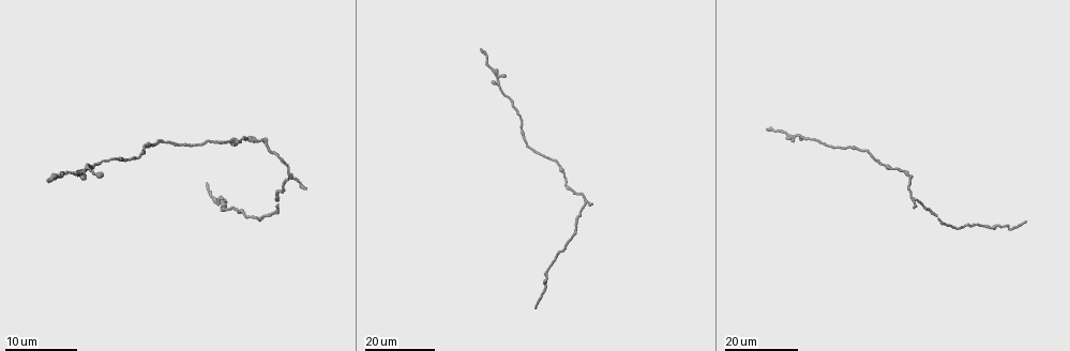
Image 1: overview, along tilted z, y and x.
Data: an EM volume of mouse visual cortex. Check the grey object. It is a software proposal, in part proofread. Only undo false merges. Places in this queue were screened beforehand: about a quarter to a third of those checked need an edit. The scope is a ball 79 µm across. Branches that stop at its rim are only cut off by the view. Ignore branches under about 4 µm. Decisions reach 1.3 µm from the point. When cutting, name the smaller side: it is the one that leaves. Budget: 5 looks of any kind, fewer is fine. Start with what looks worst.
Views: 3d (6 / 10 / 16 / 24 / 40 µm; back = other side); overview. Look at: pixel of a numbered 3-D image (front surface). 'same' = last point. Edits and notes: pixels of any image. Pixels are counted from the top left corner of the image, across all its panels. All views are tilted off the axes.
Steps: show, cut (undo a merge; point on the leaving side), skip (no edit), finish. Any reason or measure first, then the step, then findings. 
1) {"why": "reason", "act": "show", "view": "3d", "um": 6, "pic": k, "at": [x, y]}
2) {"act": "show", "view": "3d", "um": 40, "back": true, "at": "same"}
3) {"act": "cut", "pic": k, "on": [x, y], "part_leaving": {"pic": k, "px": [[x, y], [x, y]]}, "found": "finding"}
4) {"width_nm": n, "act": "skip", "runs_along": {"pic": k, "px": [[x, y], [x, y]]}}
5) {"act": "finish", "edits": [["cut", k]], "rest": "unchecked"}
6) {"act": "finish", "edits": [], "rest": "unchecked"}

{"act": "show", "view": "3d", "um": 24, "pic": 1, "at": [564, 182]}

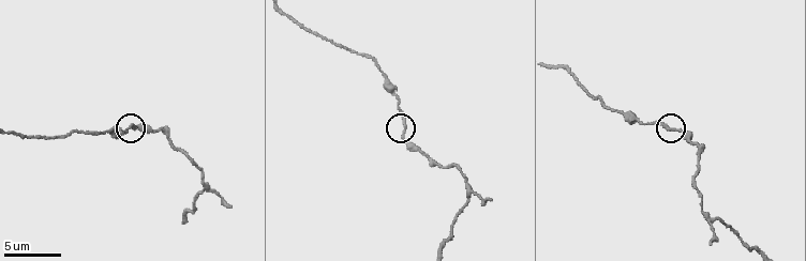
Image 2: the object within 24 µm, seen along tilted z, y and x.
{"act": "show", "view": "3d", "um": 6, "pic": 2, "at": [404, 132]}

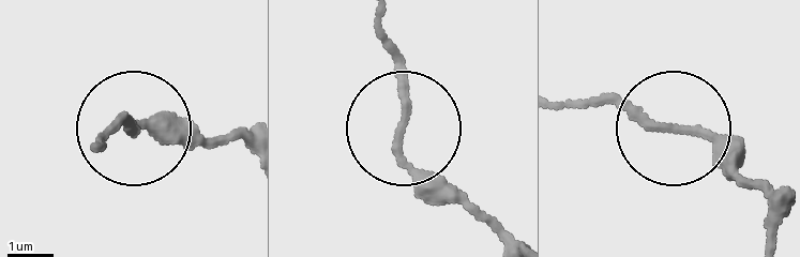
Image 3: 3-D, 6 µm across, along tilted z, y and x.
{"act": "skip", "runs_along": {"pic": 3, "px": [[400, 133], [407, 156], [470, 217]]}, "found": "all the same cell"}

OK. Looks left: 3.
{"why": "thick turns thin", "act": "show", "view": "3d", "um": 16, "pic": 2, "at": [574, 75]}

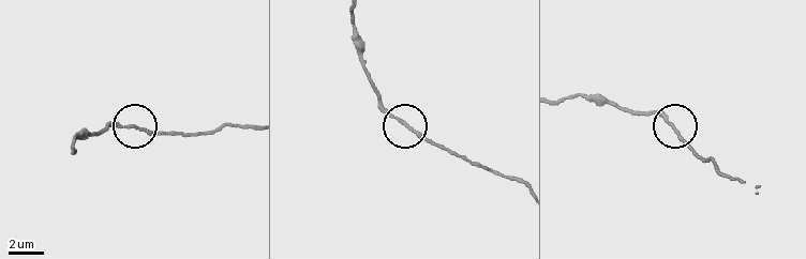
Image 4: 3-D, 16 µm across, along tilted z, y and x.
{"act": "skip", "runs_along": {"pic": 4, "px": [[520, 182], [426, 141], [397, 120], [376, 95]]}, "found": "one cell here"}

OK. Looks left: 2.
{"why": "calibre changes", "act": "show", "view": "3d", "um": 16, "pic": 1, "at": [984, 226]}

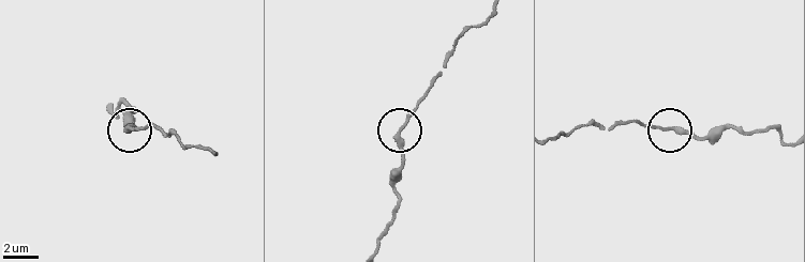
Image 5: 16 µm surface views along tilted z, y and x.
{"act": "show", "view": "3d", "um": 10, "pic": 5, "at": [405, 120]}

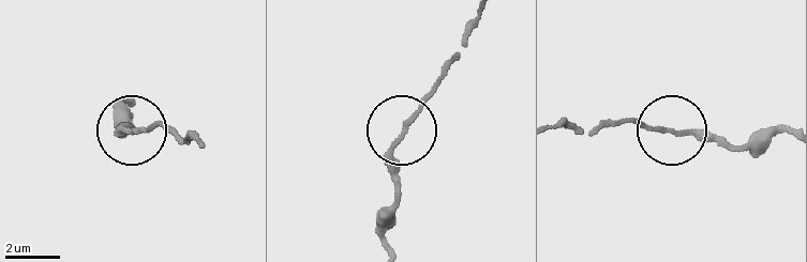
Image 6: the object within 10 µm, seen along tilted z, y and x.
{"act": "skip", "runs_along": {"pic": 6, "px": [[479, 15], [394, 148], [390, 175], [397, 215]]}, "found": "continuous, no second cell"}

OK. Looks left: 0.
{"act": "finish", "edits": [], "rest": "unchecked"}

